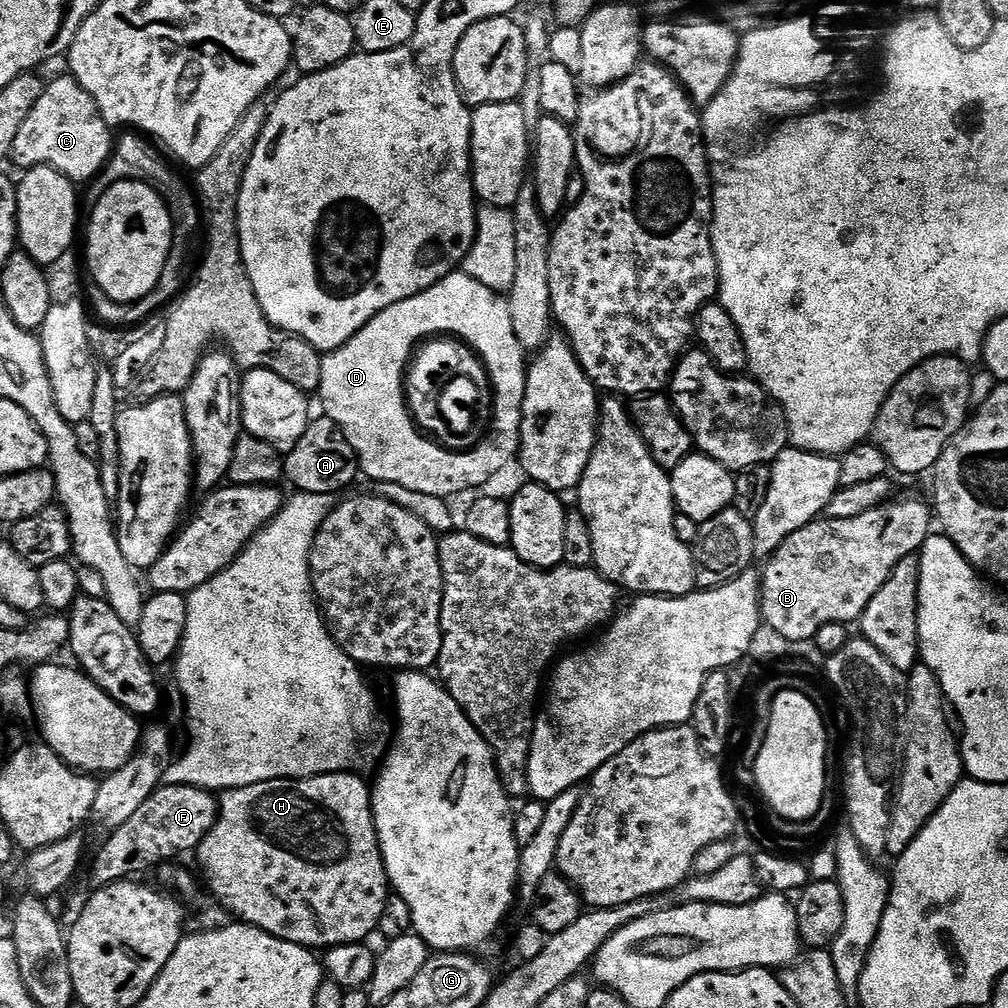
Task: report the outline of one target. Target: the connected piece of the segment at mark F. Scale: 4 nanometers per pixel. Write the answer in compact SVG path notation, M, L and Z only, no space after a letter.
M164 784L156 789L138 811L122 826L107 833L108 841L96 852L92 860L93 889L132 880L139 872L175 861L183 852L195 853L202 838L210 834L216 821L218 800L207 788L195 788L185 784Z

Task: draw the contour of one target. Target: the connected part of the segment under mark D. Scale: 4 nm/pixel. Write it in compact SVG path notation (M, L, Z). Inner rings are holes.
M463 270L449 271L434 286L422 290L422 294L414 294L414 298L406 298L378 314L350 342L343 344L338 350L327 353L322 359L322 382L318 399L324 407L323 415L332 420L346 434L350 446L356 451L358 468L369 476L372 482L398 482L398 486L407 486L409 490L419 490L422 494L434 494L445 498L453 498L467 488L480 488L491 476L496 476L508 463L517 459L520 451L520 431L522 430L522 402L526 398L526 378L529 361L522 342L518 342L518 334L514 334L514 326L510 322L510 306L501 293L482 286L474 278L467 276ZM432 328L452 328L455 332L464 332L464 338L472 336L472 344L488 356L488 364L492 364L494 377L494 394L496 409L490 427L483 433L480 443L467 450L449 450L431 439L416 433L417 425L406 414L400 400L400 364L404 364L404 352L408 352L408 344L420 336L420 332L432 332Z

